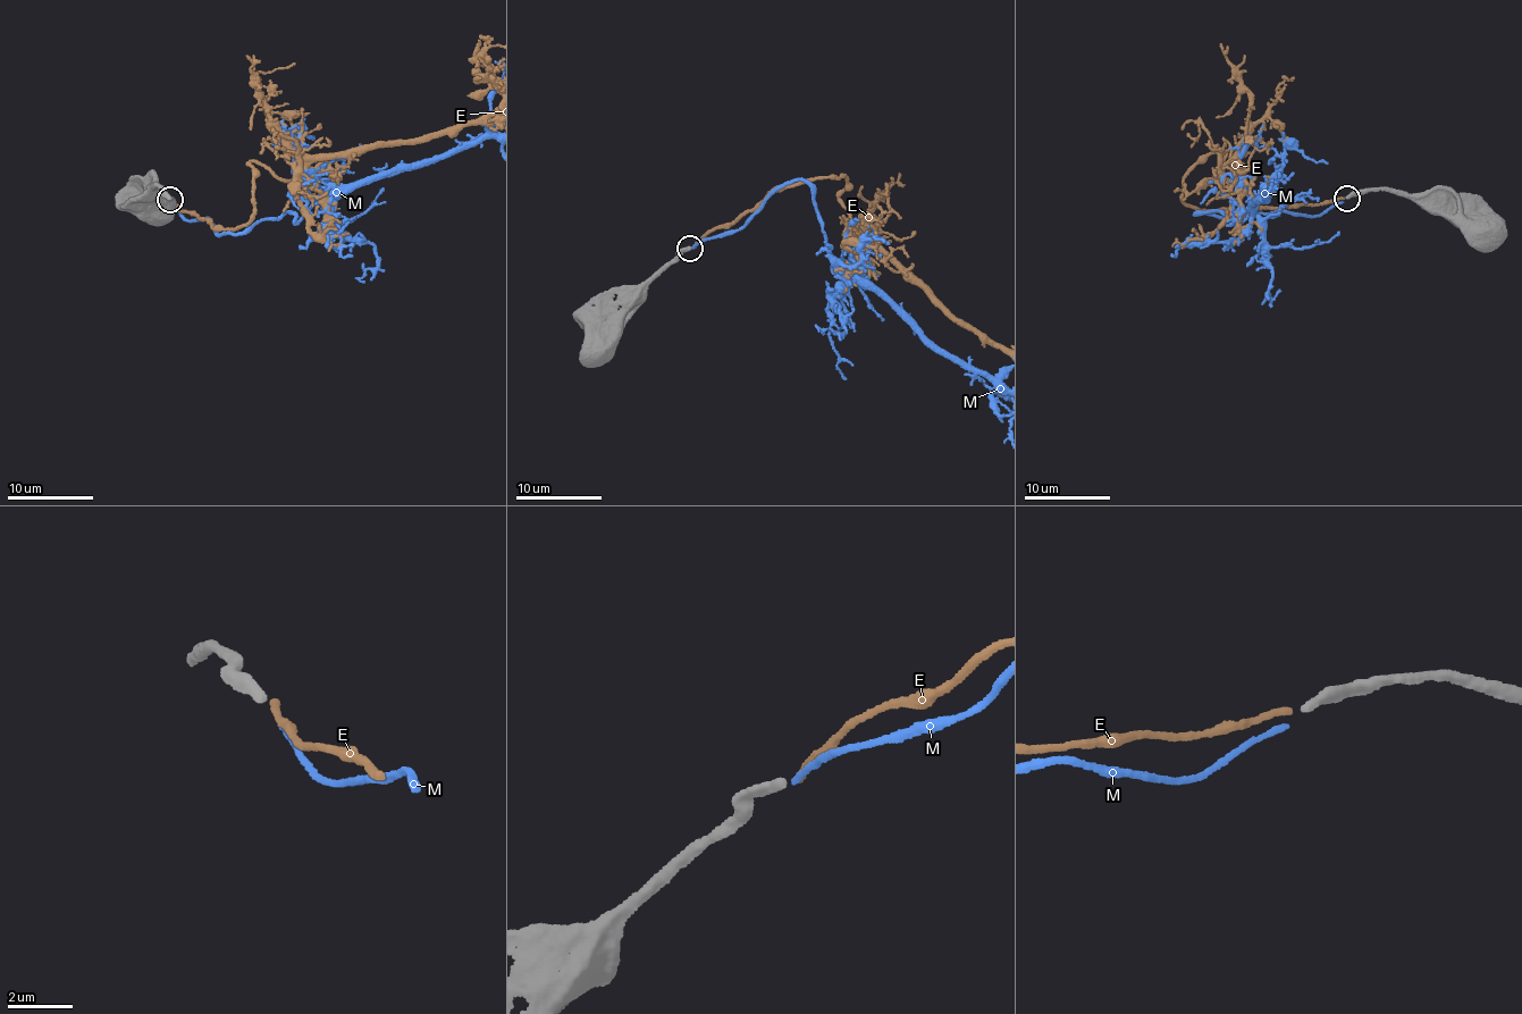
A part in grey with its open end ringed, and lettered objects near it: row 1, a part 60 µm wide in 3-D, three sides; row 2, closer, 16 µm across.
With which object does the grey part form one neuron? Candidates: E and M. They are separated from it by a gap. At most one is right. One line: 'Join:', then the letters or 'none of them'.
Join: none of them

